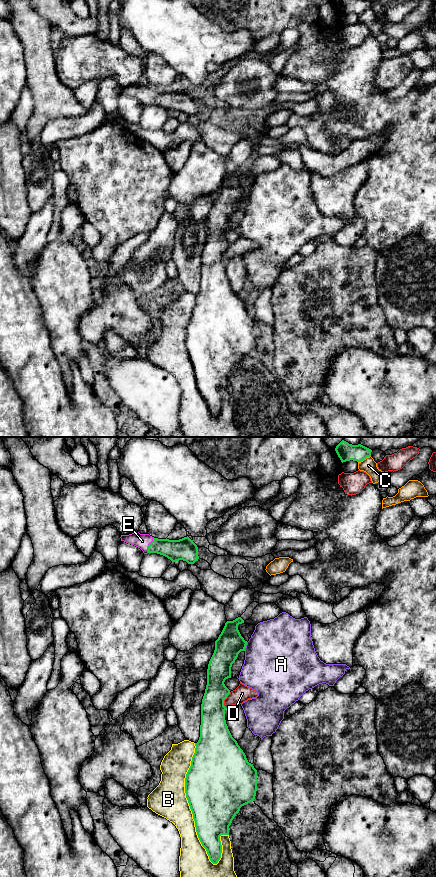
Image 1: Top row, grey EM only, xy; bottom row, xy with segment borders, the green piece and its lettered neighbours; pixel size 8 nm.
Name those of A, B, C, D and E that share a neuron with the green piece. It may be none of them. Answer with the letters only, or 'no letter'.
E

